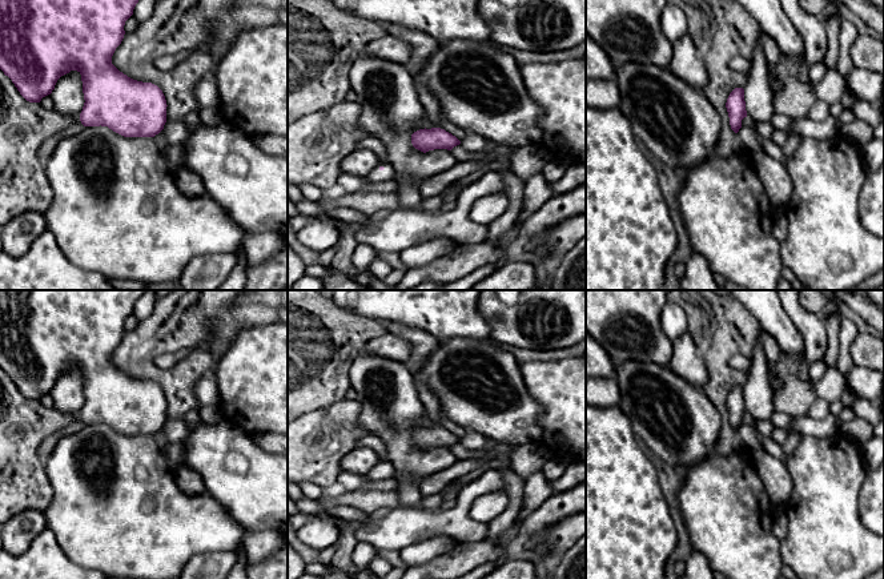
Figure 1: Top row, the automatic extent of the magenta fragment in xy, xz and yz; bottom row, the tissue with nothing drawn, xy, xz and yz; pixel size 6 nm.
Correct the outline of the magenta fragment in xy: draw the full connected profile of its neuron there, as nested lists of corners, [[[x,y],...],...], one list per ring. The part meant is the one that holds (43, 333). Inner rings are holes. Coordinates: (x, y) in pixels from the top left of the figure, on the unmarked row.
[[[0,290],[0,367],[12,378],[20,393],[29,401],[40,401],[43,395],[52,391],[61,374],[71,369],[77,369],[81,373],[85,398],[80,411],[80,419],[84,425],[108,425],[124,435],[154,435],[164,427],[166,421],[168,403],[162,389],[152,381],[142,381],[128,375],[112,362],[112,354],[125,333],[125,319],[133,313],[136,302],[145,291],[146,290]]]

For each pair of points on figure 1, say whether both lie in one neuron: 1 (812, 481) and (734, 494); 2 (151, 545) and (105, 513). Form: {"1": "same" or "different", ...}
{"1": "different", "2": "same"}

